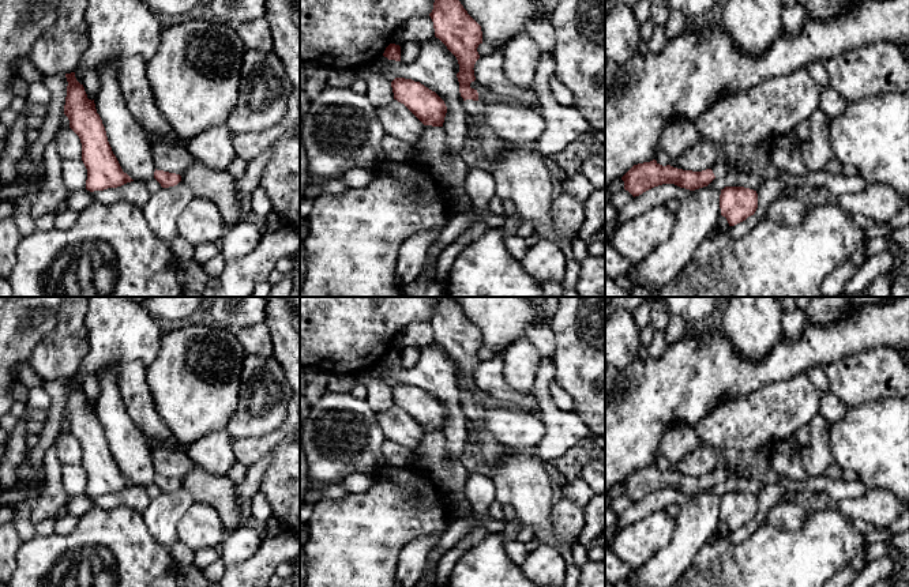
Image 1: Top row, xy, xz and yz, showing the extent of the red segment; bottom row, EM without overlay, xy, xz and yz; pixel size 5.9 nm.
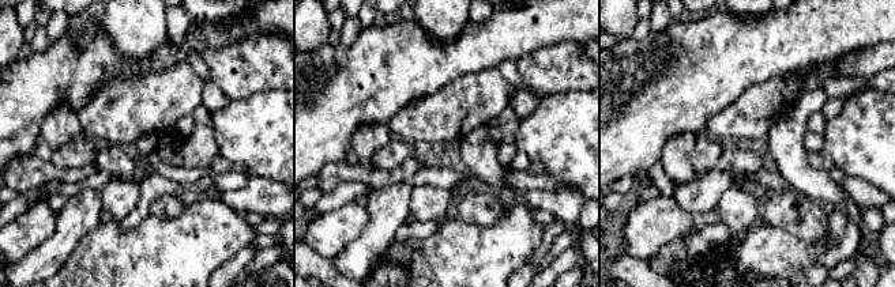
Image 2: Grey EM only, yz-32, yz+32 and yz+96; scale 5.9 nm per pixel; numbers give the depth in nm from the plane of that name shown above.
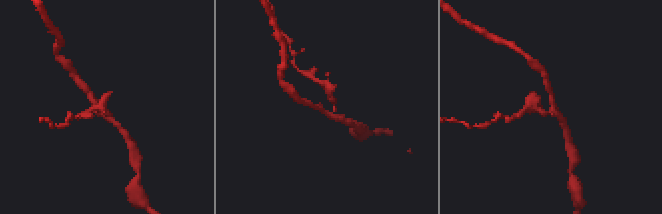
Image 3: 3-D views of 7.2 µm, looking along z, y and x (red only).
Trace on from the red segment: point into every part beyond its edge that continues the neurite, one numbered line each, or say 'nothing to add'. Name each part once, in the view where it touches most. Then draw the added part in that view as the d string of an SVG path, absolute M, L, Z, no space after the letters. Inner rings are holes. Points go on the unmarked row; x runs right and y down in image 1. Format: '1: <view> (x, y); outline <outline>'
1: xz (492, 452); outline M466 404L465 414L478 429L482 456L487 464L495 466L502 459L503 451L499 440L485 428L484 409L481 406Z

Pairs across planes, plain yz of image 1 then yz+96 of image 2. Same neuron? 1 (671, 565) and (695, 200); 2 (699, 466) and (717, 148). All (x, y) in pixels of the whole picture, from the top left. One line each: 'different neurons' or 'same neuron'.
1: same neuron
2: same neuron

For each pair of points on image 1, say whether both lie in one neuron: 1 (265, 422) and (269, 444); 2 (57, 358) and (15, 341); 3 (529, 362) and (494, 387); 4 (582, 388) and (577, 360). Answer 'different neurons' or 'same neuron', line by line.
1: different neurons
2: different neurons
3: different neurons
4: same neuron

